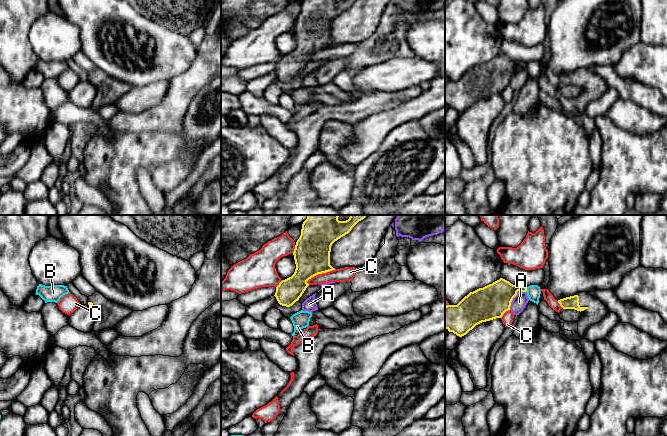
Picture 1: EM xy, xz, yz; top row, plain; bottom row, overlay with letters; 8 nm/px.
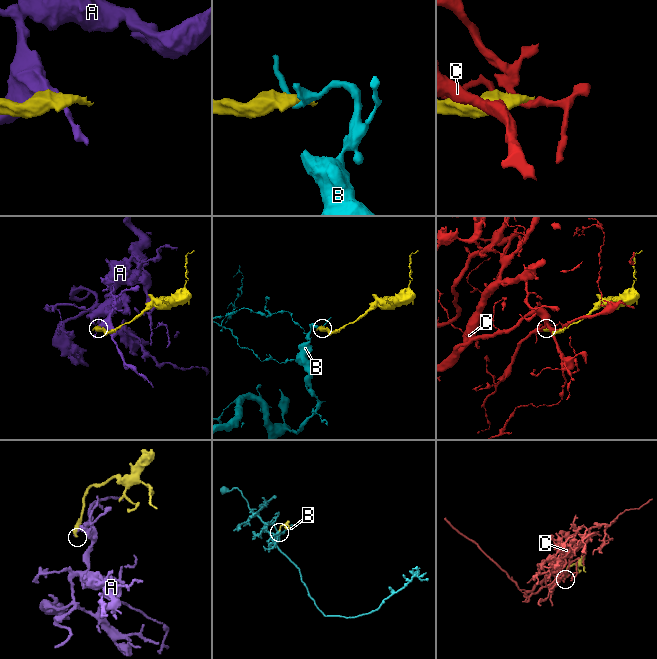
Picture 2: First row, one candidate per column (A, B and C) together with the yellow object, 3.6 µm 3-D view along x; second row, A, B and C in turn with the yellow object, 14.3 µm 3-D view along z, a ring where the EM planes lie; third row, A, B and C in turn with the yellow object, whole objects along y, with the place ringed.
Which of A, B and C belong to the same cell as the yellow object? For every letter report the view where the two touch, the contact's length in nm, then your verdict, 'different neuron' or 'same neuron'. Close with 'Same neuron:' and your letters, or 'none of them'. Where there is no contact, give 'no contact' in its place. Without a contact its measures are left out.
A: yz | 200 nm | different neuron
B: yz | 40 nm | different neuron
C: xz | 260 nm | different neuron
Same neuron: none of them

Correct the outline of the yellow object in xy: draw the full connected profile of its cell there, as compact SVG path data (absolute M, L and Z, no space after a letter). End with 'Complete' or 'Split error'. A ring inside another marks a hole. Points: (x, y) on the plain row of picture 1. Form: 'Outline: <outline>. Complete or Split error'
Outline: M95 68L88 73L88 81L96 87L96 97L93 102L94 108L108 104L114 105L120 97L133 88L130 84L106 75L99 68Z. Split error

